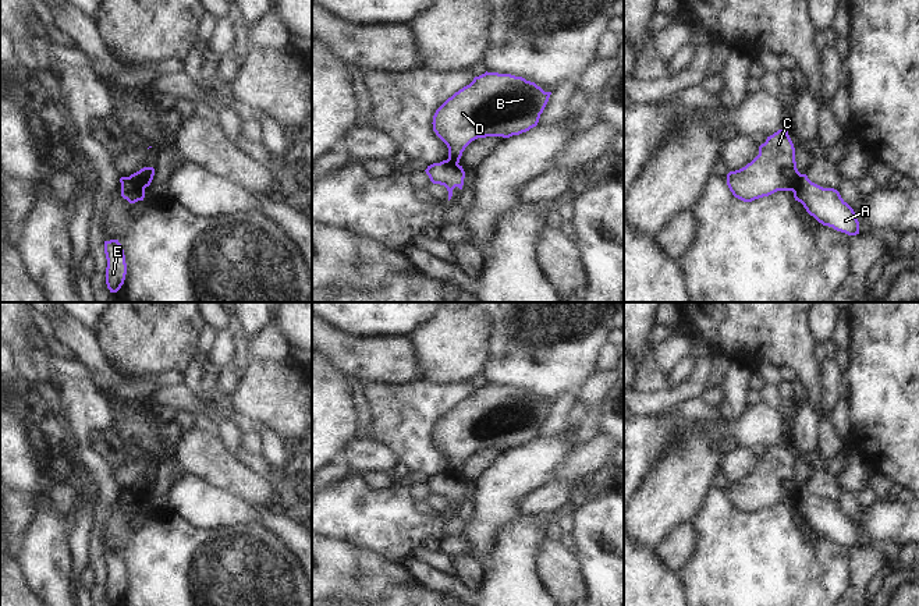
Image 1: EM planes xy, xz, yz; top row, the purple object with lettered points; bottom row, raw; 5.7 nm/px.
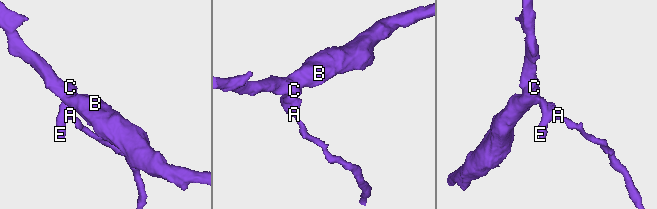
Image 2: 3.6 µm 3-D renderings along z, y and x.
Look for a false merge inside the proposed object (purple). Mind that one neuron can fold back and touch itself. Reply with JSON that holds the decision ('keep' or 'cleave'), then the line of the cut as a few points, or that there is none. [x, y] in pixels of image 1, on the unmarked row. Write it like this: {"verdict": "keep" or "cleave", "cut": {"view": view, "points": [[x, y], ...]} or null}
{"verdict": "cleave", "cut": {"view": "yz", "points": [[802, 486], [792, 503]]}}

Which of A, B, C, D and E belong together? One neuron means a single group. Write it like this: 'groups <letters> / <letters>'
groups A E / B C D

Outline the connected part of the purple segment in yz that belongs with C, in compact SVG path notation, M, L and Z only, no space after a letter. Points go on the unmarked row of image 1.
M783 440L767 449L751 475L727 486L727 497L735 510L752 514L777 503L794 504L801 488L794 456Z

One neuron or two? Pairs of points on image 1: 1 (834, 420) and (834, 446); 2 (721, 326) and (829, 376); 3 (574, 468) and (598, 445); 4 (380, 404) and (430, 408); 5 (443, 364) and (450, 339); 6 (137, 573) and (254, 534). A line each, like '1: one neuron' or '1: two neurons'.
1: two neurons
2: two neurons
3: one neuron
4: one neuron
5: one neuron
6: one neuron

